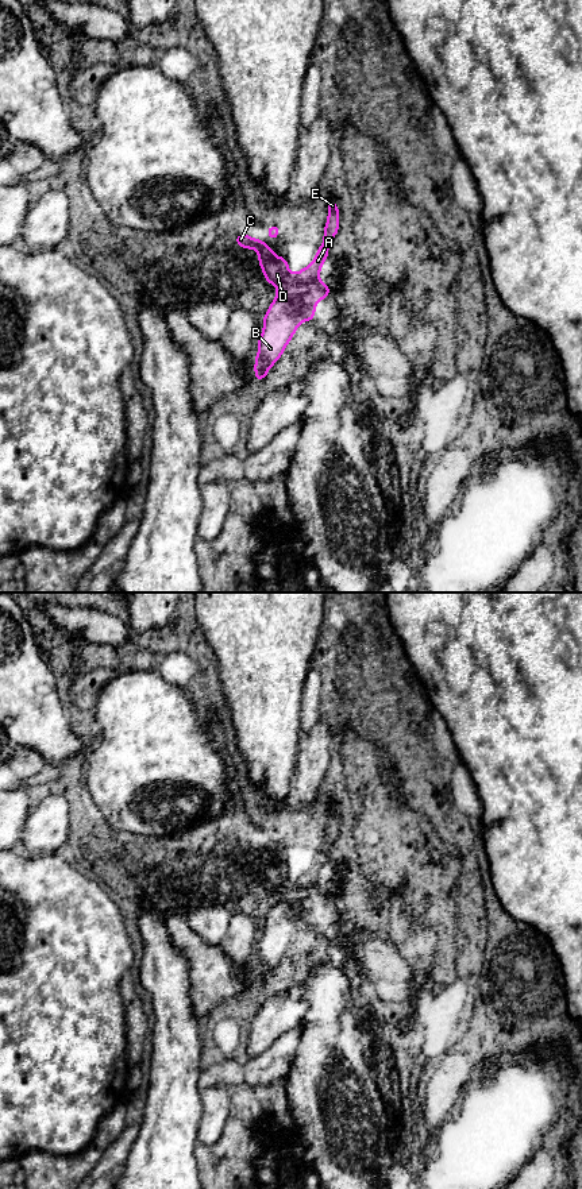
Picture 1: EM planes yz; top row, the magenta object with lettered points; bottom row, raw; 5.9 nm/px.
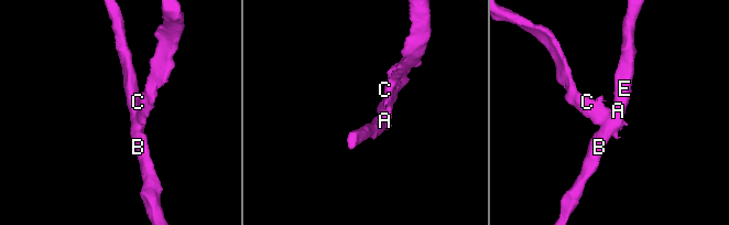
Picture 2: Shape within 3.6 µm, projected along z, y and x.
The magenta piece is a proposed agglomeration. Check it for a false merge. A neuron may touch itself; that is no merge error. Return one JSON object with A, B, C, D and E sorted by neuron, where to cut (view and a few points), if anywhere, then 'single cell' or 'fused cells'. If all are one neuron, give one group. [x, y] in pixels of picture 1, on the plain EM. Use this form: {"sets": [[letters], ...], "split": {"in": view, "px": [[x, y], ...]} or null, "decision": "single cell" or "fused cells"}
{"sets": [["A", "B", "E"], ["C", "D"]], "split": {"in": "yz", "px": [[319, 884], [308, 887], [308, 895], [300, 914], [300, 925]]}, "decision": "fused cells"}

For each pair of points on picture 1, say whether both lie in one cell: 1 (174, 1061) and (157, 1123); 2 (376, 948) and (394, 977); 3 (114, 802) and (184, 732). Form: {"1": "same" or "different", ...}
{"1": "same", "2": "same", "3": "same"}

